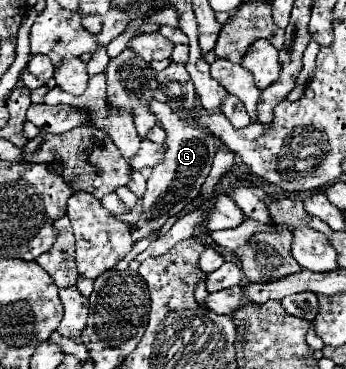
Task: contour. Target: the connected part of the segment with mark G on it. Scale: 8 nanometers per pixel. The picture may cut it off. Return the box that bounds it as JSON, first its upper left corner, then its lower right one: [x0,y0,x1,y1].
[128,99,216,243]

